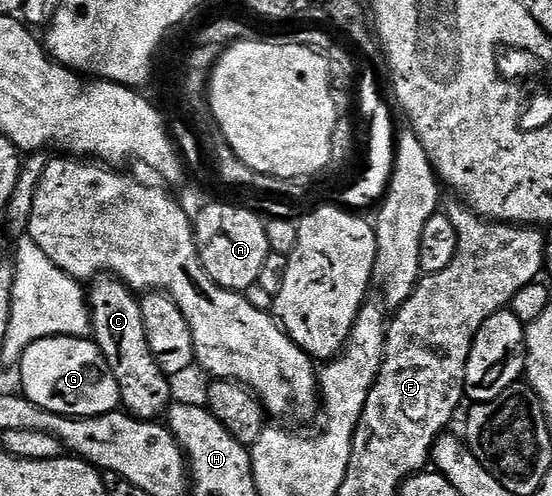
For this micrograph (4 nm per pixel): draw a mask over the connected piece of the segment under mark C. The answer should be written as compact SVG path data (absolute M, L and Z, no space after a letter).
M111 275L95 278L87 290L87 295L88 308L92 311L92 337L118 383L123 412L140 421L156 421L163 418L174 401L173 382L158 367L150 351L150 343L146 343L146 327L142 327L140 297L124 282Z

